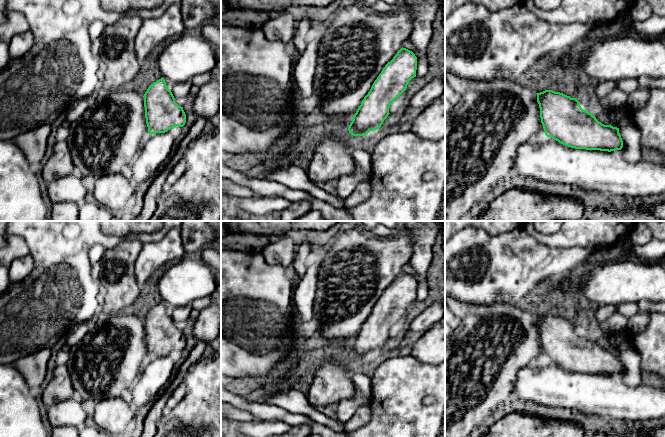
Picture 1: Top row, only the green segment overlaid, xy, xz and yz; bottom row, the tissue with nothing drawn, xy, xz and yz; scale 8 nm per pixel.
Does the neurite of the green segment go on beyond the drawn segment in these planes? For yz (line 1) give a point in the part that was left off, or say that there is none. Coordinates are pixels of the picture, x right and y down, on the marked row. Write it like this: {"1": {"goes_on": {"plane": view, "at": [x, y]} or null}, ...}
{"1": {"goes_on": null}}

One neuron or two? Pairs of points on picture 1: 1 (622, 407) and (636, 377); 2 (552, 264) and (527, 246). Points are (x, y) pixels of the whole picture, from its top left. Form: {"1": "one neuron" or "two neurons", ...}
{"1": "two neurons", "2": "one neuron"}

